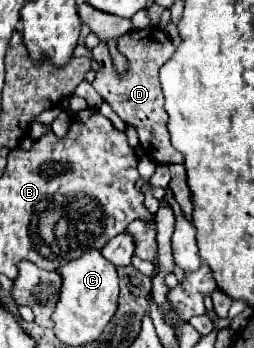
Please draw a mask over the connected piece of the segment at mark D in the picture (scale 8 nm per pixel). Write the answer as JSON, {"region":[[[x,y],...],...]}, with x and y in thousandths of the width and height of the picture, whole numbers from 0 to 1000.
{"region":[[[579,78],[555,89],[516,89],[484,106],[469,106],[461,147],[500,164],[508,193],[492,216],[461,216],[453,187],[437,175],[429,141],[390,124],[358,152],[366,170],[390,181],[382,221],[366,233],[366,256],[406,279],[413,296],[437,302],[437,313],[516,365],[531,365],[555,422],[587,457],[602,457],[626,474],[673,474],[673,468],[720,468],[720,445],[681,428],[657,382],[657,325],[642,307],[642,267],[626,239],[626,198],[657,181],[657,170],[689,152],[689,135],[650,89],[626,78]]]}

